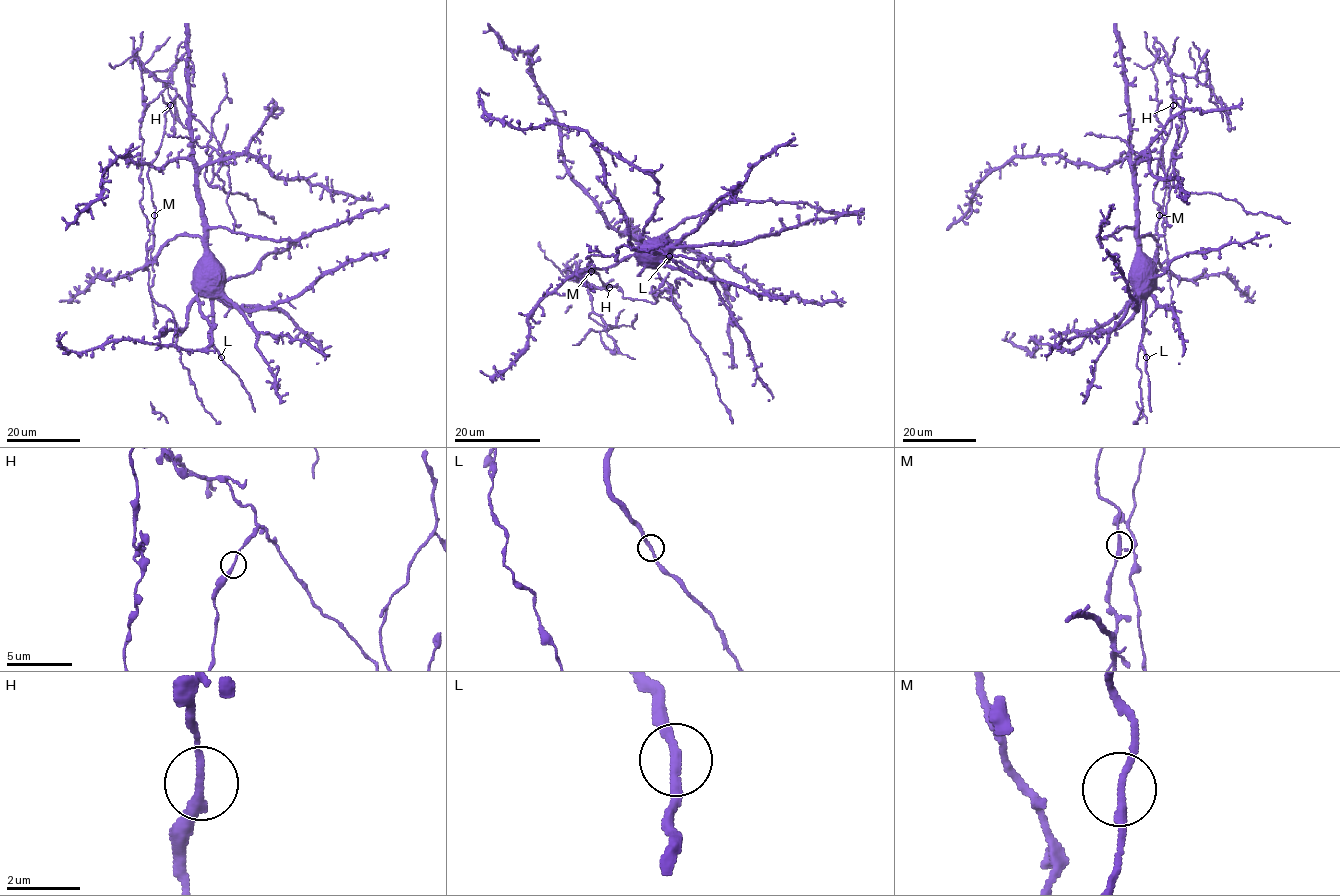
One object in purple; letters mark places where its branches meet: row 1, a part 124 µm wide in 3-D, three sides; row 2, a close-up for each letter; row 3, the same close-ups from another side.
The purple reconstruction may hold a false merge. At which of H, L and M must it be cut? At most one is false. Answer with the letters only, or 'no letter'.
H

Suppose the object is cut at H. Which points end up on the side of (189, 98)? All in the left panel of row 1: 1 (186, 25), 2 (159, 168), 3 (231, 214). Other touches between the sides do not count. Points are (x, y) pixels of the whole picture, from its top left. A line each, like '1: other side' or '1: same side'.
1: same side
2: same side
3: other side

